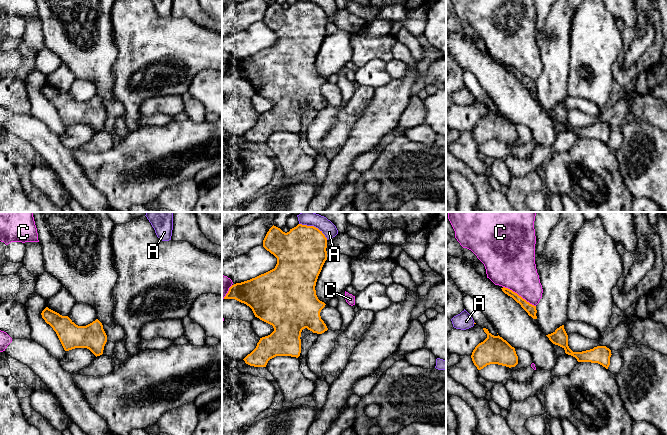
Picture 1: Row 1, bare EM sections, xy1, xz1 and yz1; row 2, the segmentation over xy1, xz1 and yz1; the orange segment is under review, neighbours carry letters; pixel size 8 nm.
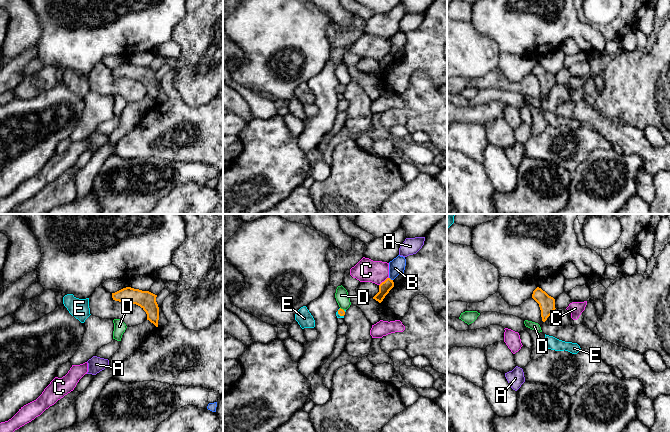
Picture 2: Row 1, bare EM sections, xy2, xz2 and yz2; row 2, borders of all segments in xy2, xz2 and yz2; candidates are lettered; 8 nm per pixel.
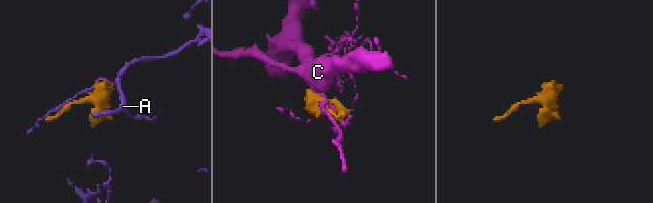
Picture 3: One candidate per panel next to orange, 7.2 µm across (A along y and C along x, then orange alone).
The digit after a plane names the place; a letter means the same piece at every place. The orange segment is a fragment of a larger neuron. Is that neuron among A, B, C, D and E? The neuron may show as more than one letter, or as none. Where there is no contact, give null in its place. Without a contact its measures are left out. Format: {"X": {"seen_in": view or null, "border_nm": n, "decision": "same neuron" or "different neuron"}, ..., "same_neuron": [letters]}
{"A": {"seen_in": "xz1", "border_nm": 260, "decision": "different neuron"}, "B": {"seen_in": "xz2", "border_nm": 40, "decision": "different neuron"}, "C": {"seen_in": "yz1", "border_nm": 300, "decision": "different neuron"}, "D": {"seen_in": "xz2", "border_nm": 40, "decision": "different neuron"}, "E": {"seen_in": "xz2", "border_nm": 80, "decision": "same neuron"}, "same_neuron": ["E"]}

